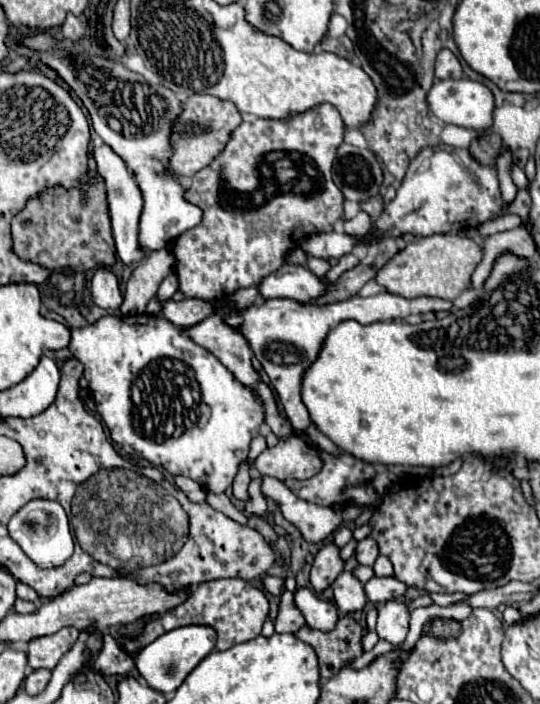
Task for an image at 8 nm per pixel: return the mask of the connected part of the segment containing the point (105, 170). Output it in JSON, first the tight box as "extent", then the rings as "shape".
{"extent":[94,144,146,264],"shape":[[[106,144],[96,146],[94,148],[94,160],[96,160],[96,170],[98,174],[104,178],[106,182],[106,194],[108,194],[108,208],[110,208],[110,218],[112,218],[112,232],[114,232],[114,240],[116,240],[116,252],[118,258],[126,264],[138,264],[146,258],[146,250],[142,250],[140,242],[138,242],[138,220],[140,220],[140,212],[142,212],[142,194],[138,184],[134,182],[134,176],[128,172],[124,160]]]}

